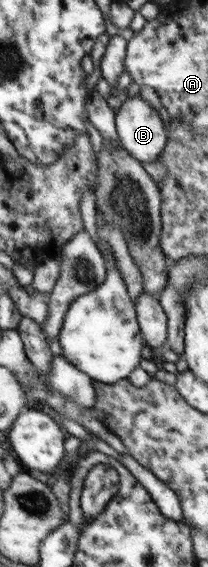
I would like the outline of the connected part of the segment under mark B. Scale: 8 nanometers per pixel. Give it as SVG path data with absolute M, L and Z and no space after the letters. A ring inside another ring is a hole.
M140 96L128 98L115 114L123 148L139 162L155 162L166 147L168 134L160 114Z

